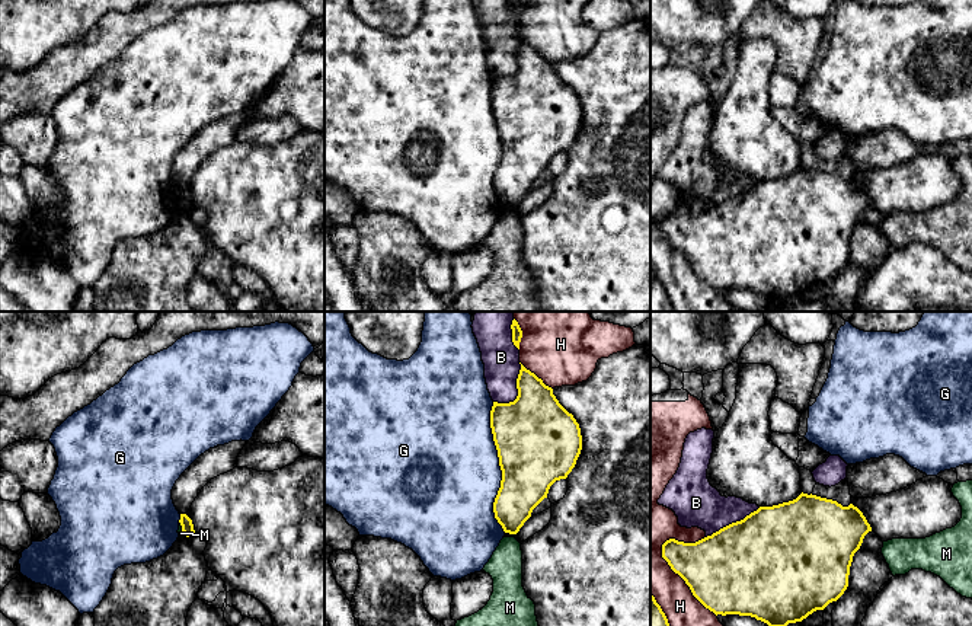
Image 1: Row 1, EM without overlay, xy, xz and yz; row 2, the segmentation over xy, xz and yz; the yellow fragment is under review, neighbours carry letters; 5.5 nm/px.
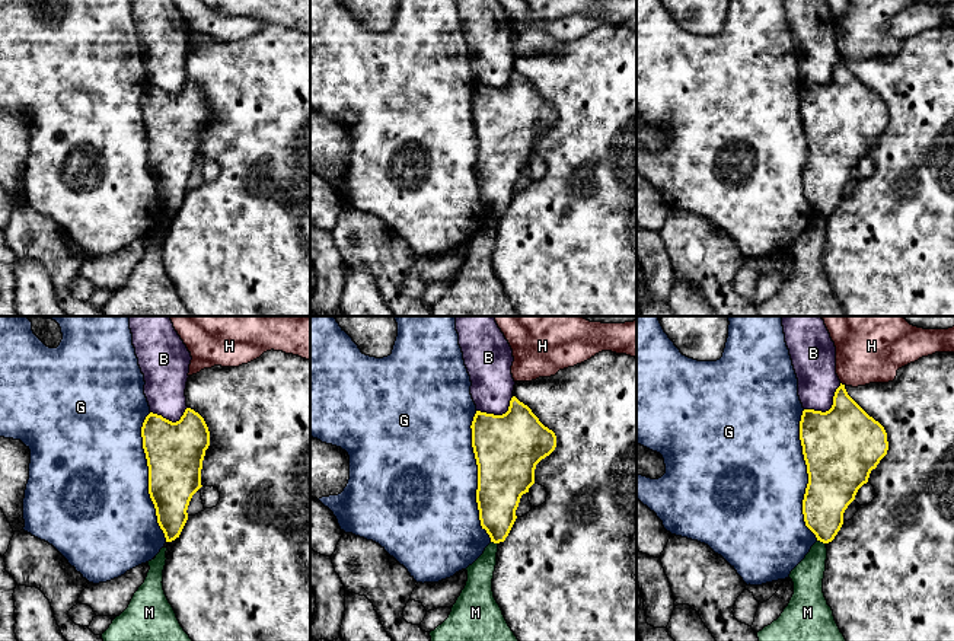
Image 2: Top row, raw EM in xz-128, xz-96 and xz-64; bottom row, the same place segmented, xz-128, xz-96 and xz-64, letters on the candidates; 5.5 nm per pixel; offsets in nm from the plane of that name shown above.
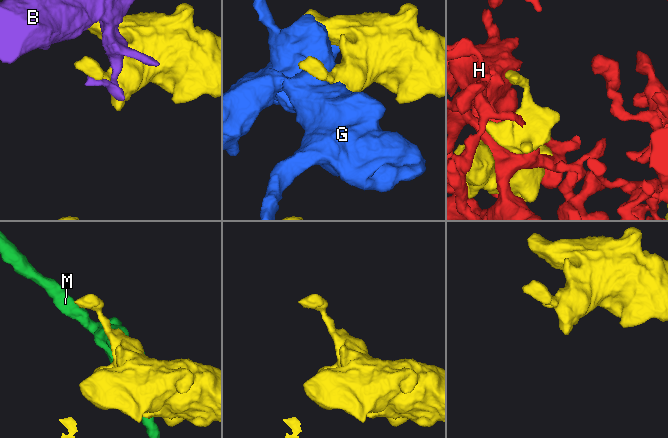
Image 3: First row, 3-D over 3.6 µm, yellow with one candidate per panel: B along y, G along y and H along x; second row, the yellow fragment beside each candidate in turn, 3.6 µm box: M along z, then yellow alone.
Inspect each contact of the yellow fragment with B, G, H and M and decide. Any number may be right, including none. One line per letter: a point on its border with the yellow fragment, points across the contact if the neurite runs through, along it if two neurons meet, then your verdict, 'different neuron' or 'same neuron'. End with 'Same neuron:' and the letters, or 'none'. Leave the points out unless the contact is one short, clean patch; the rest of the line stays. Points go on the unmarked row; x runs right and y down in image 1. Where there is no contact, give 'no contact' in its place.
B: contact xz (518, 66); different neuron
G: contact xz (501, 141); different neuron
H: contact yz (681, 251); different neuron
M: contact xy (182, 203); border xy (179, 195), (181, 204), (186, 210); different neuron
Same neuron: none

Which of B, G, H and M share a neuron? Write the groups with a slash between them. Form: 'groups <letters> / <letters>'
groups B / G / H / M

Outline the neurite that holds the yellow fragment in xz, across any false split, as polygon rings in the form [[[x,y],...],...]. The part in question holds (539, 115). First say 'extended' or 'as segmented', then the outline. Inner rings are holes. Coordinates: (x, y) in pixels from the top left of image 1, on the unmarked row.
as segmented; [[[521,38],[514,76],[493,76],[490,102],[498,124],[502,154],[493,186],[505,207],[517,208],[533,183],[547,172],[550,160],[566,153],[582,124],[581,102],[553,68],[553,63]]]

